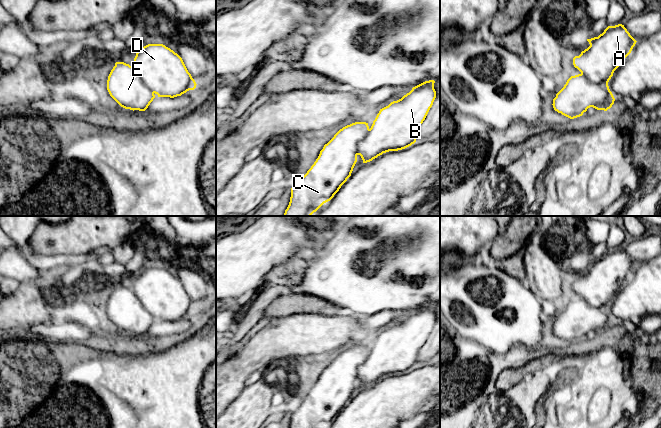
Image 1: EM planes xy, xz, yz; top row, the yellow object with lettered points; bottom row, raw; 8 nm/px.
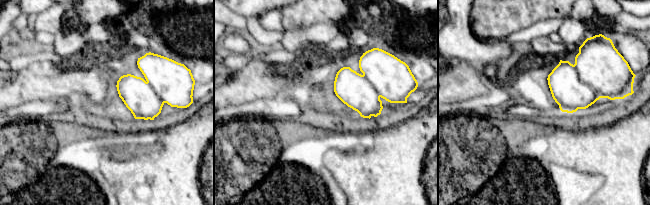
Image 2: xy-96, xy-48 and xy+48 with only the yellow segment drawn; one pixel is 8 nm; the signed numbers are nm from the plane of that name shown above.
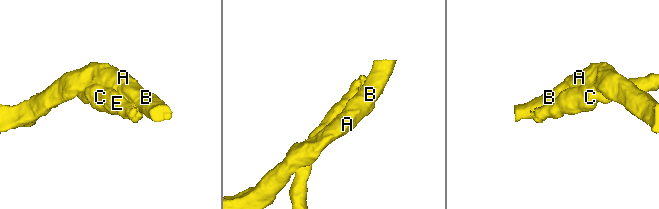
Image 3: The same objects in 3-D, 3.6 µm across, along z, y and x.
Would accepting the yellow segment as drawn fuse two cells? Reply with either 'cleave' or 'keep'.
cleave

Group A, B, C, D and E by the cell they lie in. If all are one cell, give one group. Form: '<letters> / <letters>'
A B D / C E

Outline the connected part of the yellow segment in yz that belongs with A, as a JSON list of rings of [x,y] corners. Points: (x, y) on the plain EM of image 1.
[[[622,248],[608,250],[598,261],[587,263],[587,265],[590,270],[573,282],[573,289],[593,307],[608,307],[614,295],[631,277],[637,266]]]

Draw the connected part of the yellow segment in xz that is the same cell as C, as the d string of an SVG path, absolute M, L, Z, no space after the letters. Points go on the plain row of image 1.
M366 346L340 353L324 369L298 409L291 412L289 428L324 428L330 425L351 400L357 386L358 369L369 356Z

